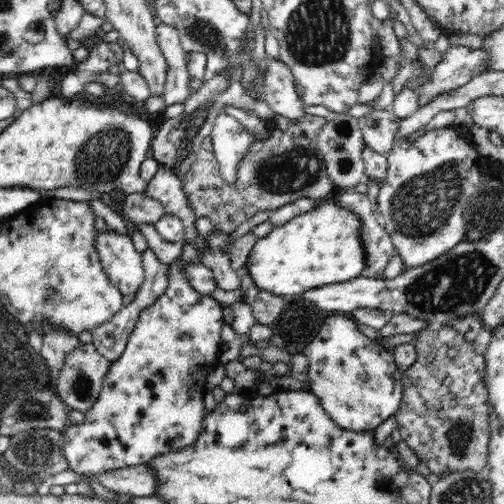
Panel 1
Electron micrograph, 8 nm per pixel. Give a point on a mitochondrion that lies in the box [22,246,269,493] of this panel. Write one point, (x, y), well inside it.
(80, 383)

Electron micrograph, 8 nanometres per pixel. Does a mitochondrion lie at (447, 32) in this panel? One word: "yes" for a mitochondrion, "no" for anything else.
no

